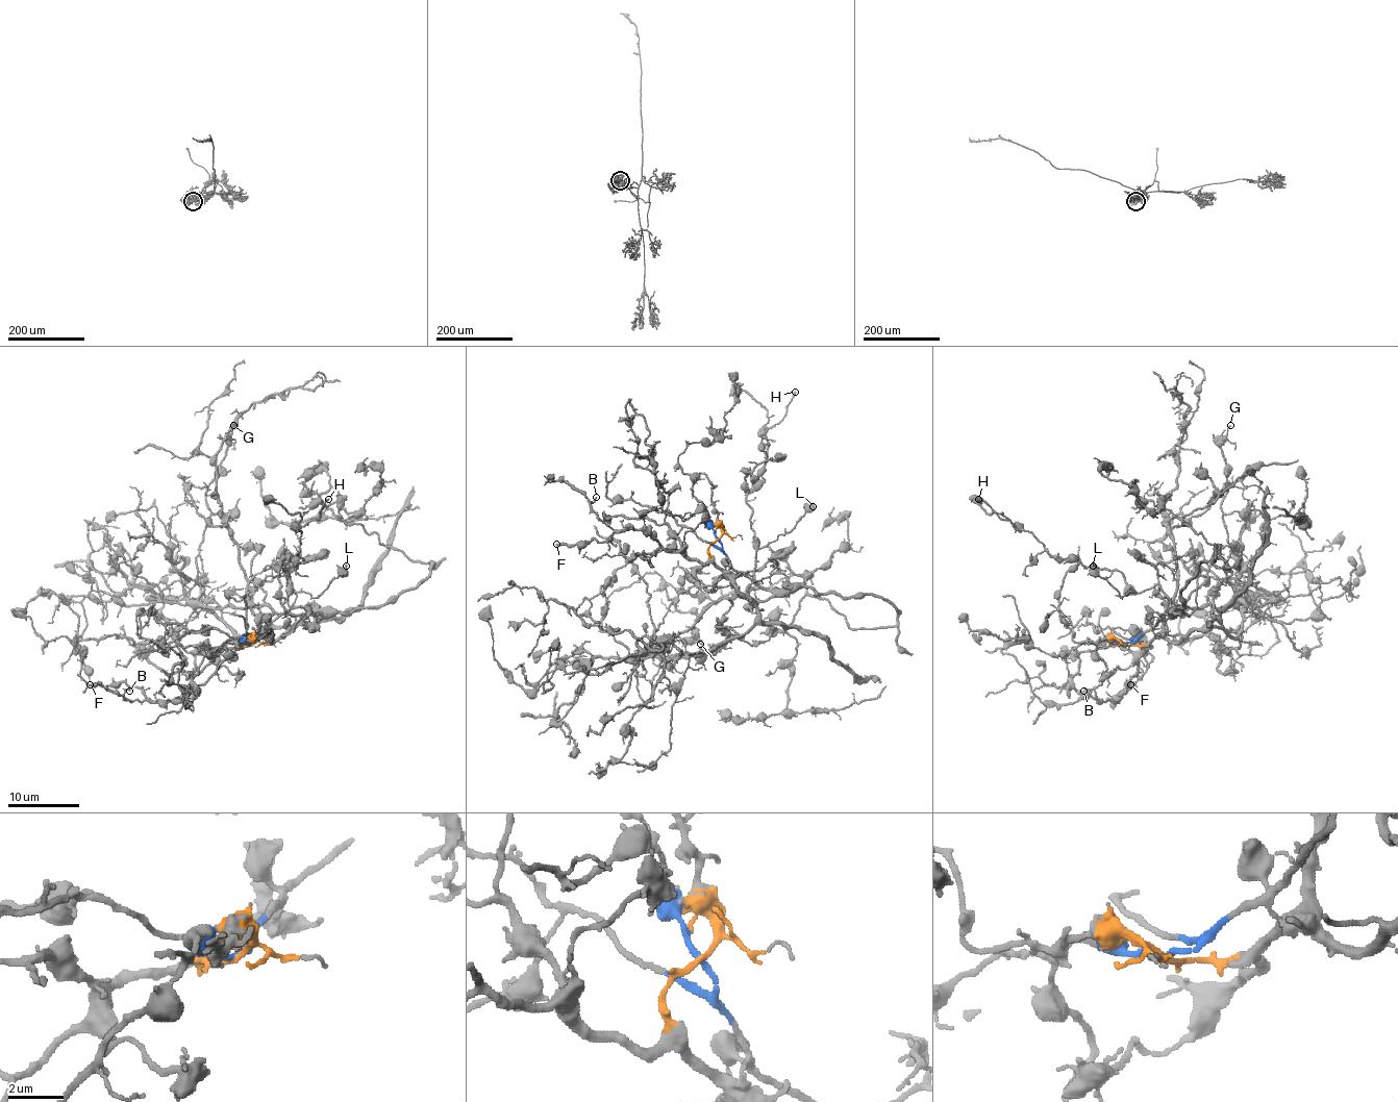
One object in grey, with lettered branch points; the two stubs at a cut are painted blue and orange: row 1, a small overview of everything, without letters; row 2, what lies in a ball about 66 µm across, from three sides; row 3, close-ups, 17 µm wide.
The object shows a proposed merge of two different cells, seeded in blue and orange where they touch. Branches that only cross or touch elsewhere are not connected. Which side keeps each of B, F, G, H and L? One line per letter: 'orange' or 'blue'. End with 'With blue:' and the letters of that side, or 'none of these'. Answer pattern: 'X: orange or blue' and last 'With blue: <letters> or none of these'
B: orange
F: orange
G: blue
H: blue
L: blue
With blue: G, H, L

